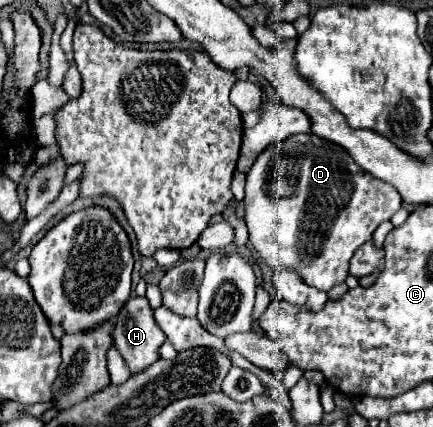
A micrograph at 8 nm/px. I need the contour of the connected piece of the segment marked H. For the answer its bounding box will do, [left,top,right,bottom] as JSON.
[113,296,165,372]

